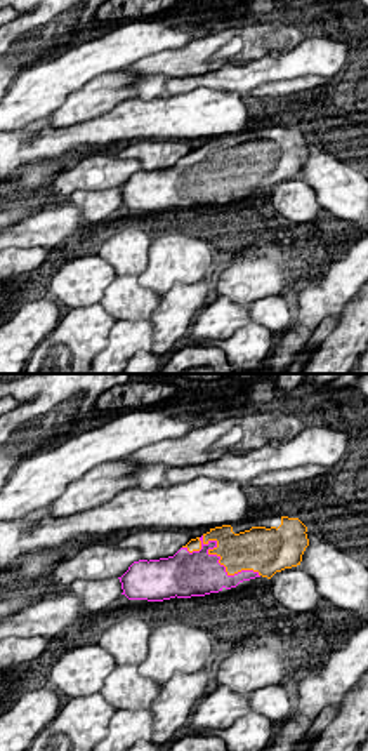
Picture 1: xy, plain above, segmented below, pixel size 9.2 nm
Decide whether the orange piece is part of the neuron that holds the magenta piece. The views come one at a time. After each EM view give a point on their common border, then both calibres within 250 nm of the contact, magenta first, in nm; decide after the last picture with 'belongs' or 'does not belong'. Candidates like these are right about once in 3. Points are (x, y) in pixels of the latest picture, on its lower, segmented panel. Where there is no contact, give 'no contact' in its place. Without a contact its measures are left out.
(216, 555) | 420/360 nm

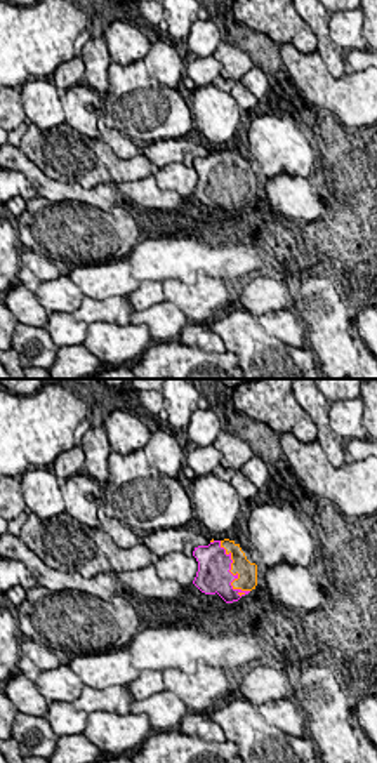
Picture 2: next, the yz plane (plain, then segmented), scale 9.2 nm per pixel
(230, 569) | 300/190 nm

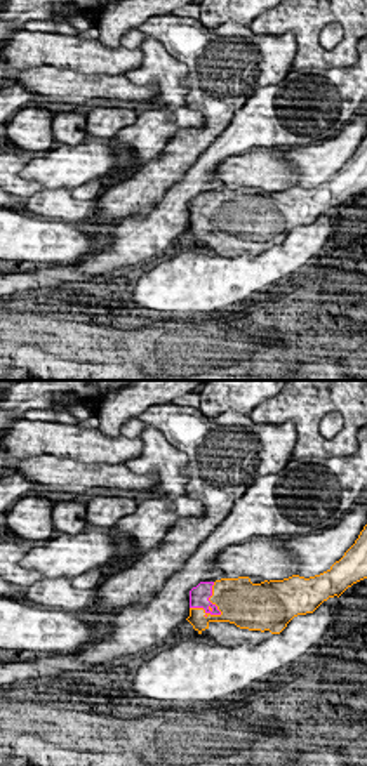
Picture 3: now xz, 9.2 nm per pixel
(207, 600) | 190/360 nm

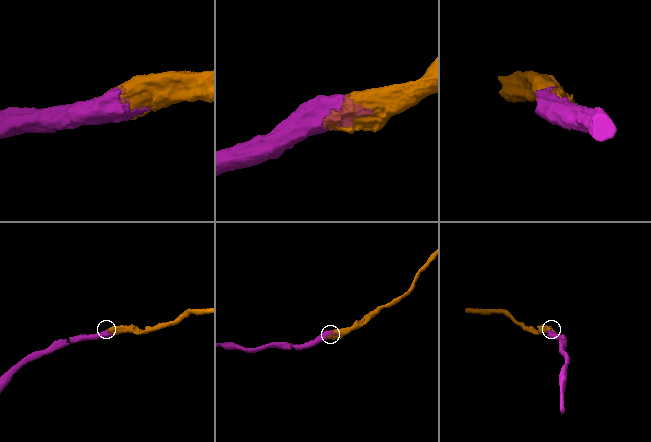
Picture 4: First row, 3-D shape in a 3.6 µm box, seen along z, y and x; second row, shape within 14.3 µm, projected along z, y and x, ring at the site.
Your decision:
belongs

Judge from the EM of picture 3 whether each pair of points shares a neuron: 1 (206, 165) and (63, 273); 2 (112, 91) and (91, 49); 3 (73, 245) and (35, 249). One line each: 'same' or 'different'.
1: same
2: different
3: same

